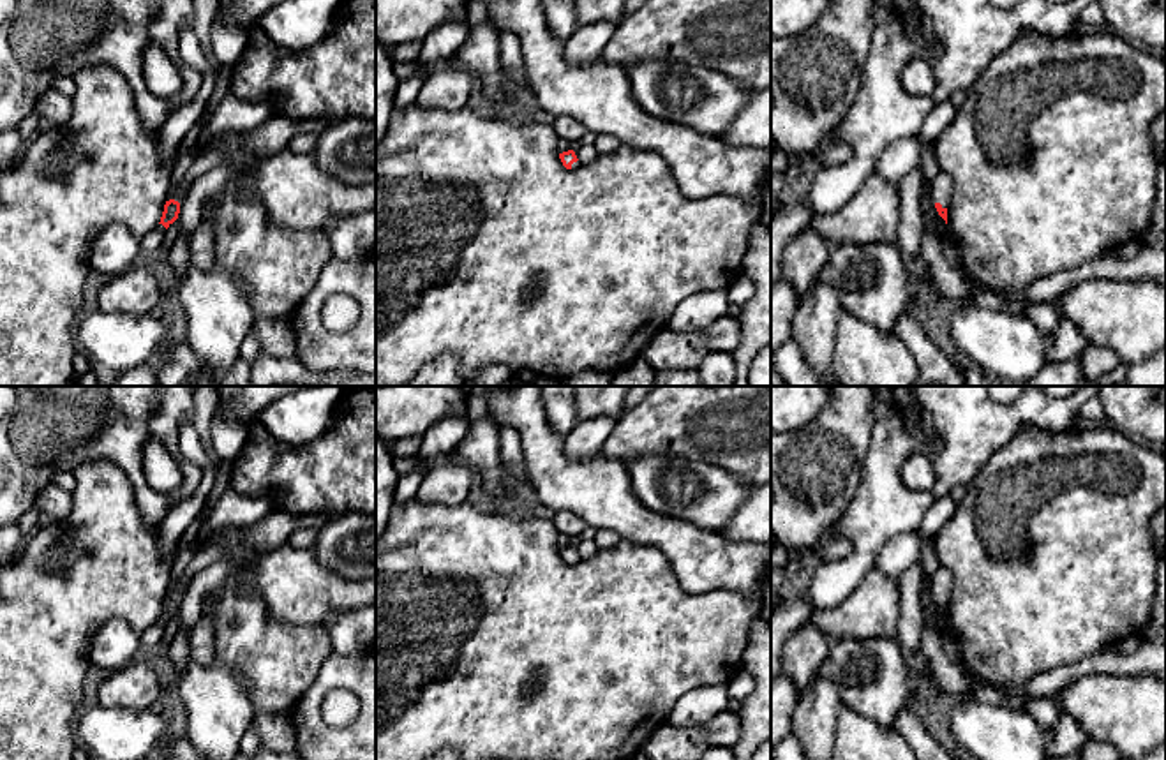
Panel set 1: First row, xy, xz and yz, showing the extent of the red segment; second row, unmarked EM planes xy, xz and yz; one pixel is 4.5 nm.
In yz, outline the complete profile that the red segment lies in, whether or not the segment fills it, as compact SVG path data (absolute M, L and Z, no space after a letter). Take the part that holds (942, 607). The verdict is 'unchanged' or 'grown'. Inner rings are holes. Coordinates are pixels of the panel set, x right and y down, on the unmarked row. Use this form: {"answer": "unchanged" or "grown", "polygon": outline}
{"answer": "grown", "polygon": "M938 566L935 575L931 577L930 596L935 600L938 610L947 619L947 601L949 601L949 596L951 596L951 577L949 577L947 568Z"}

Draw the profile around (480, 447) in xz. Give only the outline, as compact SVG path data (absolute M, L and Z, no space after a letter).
M482 418L469 423L464 439L455 448L455 458L471 466L480 476L492 506L503 508L512 495L519 495L510 481L499 451L499 423Z

